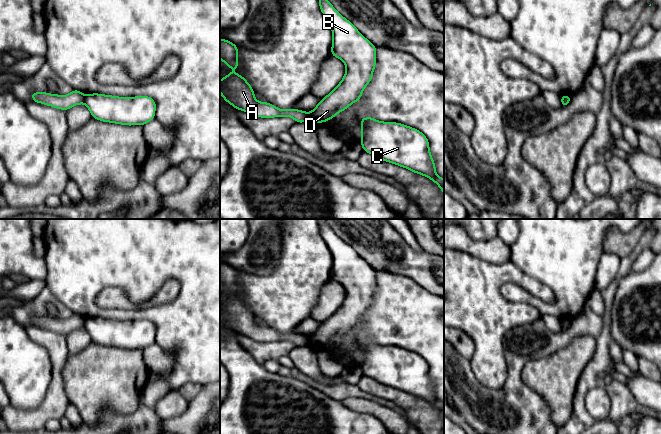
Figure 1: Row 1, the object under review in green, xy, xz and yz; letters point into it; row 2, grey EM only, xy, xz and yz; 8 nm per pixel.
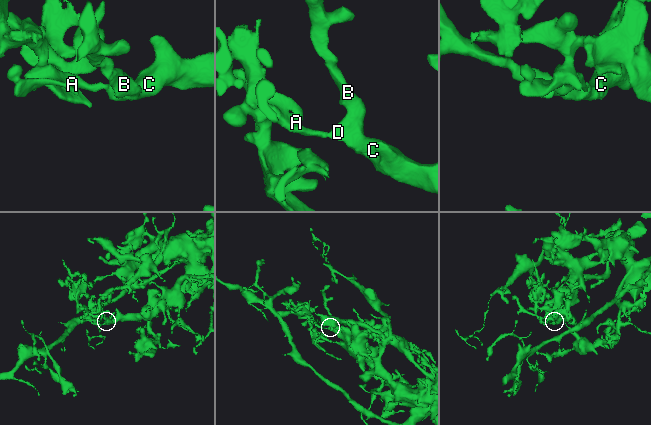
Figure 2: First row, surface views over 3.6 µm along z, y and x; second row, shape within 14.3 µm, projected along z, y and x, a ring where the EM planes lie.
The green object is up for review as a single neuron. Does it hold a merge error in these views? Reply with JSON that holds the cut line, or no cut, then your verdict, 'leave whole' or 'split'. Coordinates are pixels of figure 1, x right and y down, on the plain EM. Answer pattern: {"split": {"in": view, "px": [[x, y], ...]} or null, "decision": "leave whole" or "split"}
{"split": {"in": "xy", "px": [[85, 319], [83, 326]]}, "decision": "split"}

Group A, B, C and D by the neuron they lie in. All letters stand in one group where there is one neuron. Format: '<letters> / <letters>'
A / B C D

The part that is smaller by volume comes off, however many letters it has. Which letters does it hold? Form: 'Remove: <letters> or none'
Remove: A

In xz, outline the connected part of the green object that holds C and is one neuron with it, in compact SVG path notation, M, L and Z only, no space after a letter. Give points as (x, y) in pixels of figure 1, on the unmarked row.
M361 342L363 375L435 406L444 418L444 403L436 398L429 365L419 354L396 346Z

